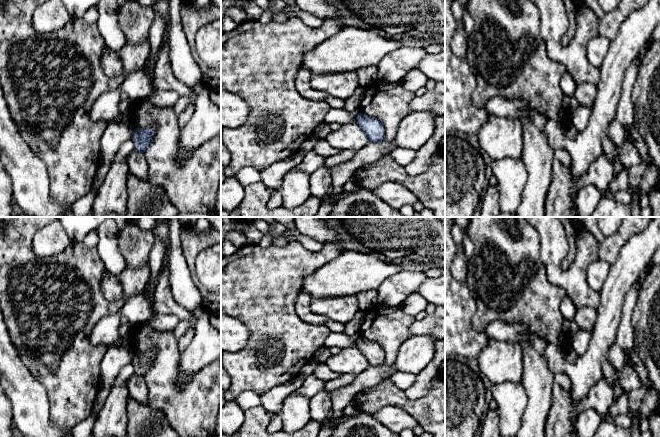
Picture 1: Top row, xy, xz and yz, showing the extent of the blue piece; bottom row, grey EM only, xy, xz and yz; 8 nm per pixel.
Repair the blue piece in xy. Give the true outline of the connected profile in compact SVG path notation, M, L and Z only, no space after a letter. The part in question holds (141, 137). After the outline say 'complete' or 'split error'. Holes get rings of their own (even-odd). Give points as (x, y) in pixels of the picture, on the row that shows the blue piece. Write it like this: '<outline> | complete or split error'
M135 128L131 138L135 150L145 154L146 149L153 137L153 128Z | complete

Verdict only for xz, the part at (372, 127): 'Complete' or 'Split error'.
Complete

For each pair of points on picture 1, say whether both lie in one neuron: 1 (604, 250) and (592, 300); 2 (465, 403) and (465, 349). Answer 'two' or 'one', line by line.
1: two
2: two

